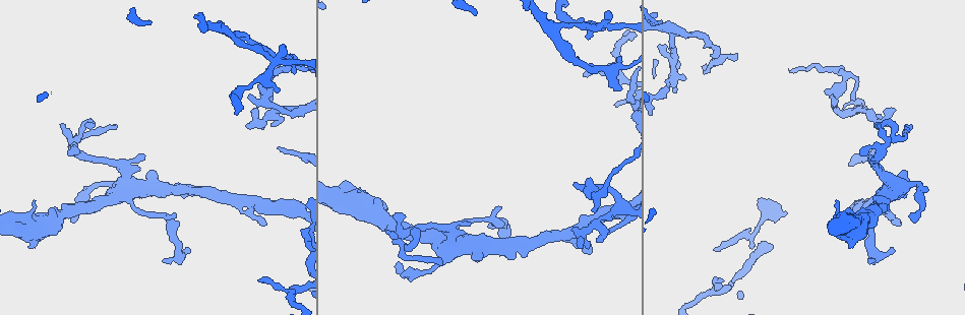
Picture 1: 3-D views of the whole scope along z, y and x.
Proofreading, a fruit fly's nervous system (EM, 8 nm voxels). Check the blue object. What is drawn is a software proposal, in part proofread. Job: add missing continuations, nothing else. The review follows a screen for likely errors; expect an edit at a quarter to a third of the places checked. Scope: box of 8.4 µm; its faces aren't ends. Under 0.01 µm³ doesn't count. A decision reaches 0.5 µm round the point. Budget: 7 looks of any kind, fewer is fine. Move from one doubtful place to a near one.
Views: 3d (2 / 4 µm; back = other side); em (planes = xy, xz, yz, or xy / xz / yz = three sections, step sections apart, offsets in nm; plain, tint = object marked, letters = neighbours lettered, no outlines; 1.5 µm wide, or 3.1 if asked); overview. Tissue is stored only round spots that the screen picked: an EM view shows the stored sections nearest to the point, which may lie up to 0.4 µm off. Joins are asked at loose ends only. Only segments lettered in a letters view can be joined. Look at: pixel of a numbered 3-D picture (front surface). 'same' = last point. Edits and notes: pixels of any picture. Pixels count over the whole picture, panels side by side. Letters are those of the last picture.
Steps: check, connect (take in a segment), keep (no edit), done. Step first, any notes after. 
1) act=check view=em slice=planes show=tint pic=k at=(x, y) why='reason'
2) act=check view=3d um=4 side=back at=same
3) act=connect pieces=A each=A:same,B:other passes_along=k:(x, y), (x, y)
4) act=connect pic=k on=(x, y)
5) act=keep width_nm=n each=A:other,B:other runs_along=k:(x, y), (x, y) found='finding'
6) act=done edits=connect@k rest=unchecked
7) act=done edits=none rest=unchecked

act=check view=em slice=planes show=letters pic=1 at=(585, 76) why='an open end'

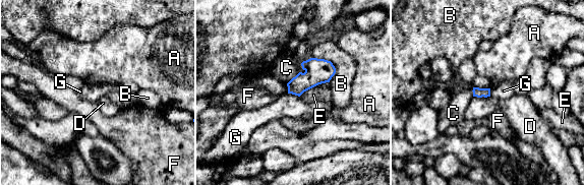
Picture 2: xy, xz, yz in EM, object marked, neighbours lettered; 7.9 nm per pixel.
act=keep each=A:other,B:other,C:other,D:other,E:other,F:other,G:other found='none of them fits'

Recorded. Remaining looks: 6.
act=check view=3d um=4 pic=1 at=(892, 247) why='an open end'

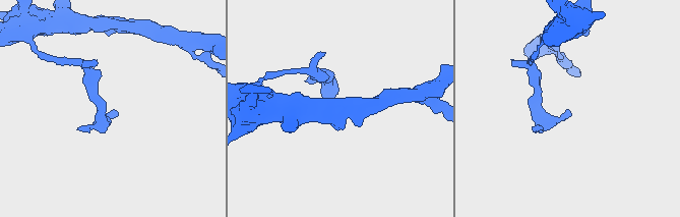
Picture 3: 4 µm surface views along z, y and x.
act=check view=em slice=planes show=plain pic=3 at=(568, 112)

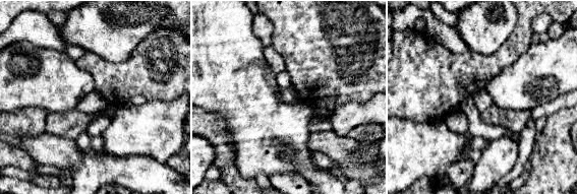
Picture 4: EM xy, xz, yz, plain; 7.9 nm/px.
act=check view=em slice=planes show=letters at=same why='see the neighbours'

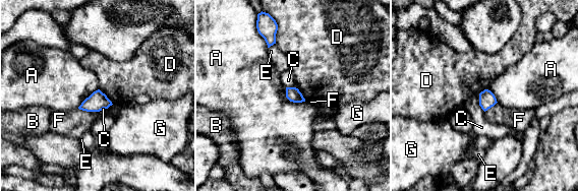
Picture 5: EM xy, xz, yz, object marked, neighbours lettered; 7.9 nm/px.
act=keep width_nm=110 each=A:other,B:other,C:other,D:other,E:other,F:other,G:other found='none of them fits'

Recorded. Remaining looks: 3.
act=check view=em slice=planes show=plain pic=1 at=(469, 224) why='branch stops here'

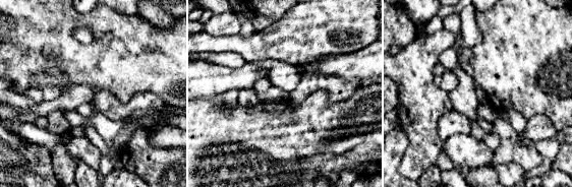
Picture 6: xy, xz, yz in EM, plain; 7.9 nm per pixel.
act=check view=em slice=planes show=letters at=same why='what lies round it'

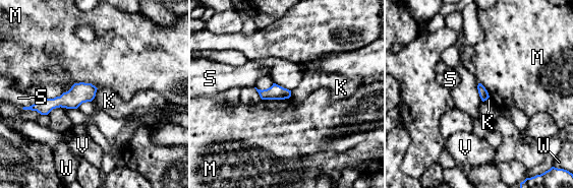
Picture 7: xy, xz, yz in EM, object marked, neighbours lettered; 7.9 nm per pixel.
act=keep each=K:other,M:other,S:other,V:other,W:other runs_along=7:(94, 89), (34, 108) found='no lettered segment goes on from it'

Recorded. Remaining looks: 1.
act=done edits=none rest=unchecked

